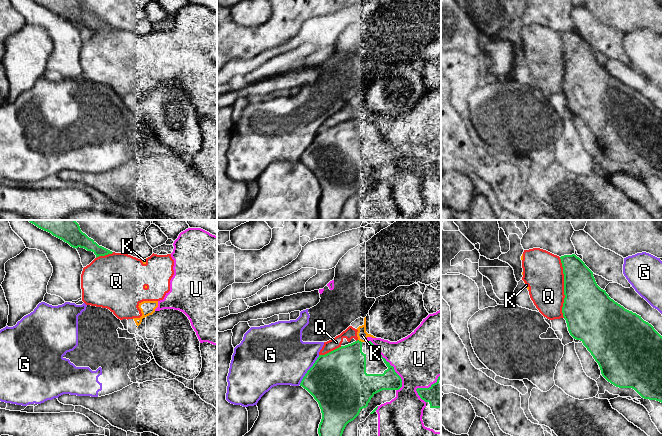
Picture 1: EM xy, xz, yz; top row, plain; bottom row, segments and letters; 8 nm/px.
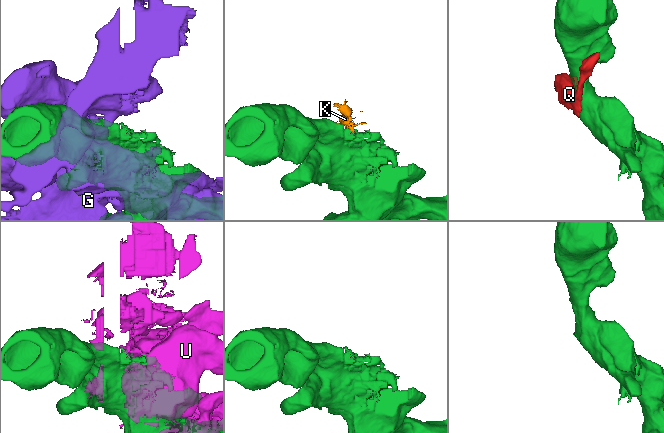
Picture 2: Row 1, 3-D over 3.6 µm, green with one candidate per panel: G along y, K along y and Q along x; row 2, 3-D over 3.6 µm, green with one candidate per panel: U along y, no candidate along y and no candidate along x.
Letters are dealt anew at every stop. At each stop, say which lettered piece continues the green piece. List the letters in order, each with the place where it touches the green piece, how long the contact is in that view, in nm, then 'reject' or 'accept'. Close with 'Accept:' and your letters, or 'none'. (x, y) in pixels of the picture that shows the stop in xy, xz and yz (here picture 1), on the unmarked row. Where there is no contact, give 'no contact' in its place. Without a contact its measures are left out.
G: meets green in xz at (308, 146); contact 280 nm long; reject
K: meets green in xz at (360, 117); contact 50 nm long; accept
Q: meets green in yz at (564, 63); contact 480 nm long; reject
U: meets green in xz at (395, 148); contact 340 nm long; reject
Accept: K

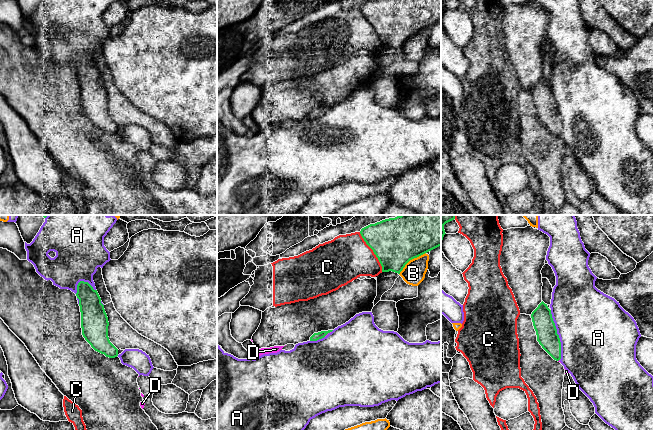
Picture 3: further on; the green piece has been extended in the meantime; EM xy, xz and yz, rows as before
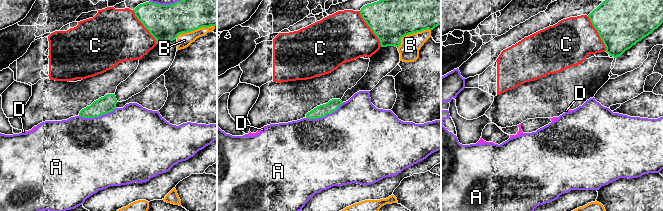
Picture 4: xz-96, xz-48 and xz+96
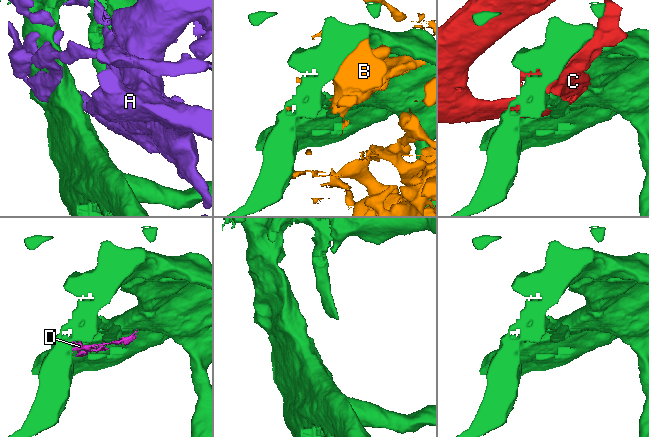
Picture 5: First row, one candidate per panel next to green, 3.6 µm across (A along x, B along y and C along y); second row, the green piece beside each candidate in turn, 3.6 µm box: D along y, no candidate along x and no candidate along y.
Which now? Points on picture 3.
A: meets green in yz at (558, 111); contact 400 nm long; reject
B: meets green in xz at (410, 35); contact 280 nm long; reject
C: meets green in xz at (373, 27); contact 380 nm long; reject
D: meets green in xz at (327, 109); contact 70 nm long; reject
Accept: none

